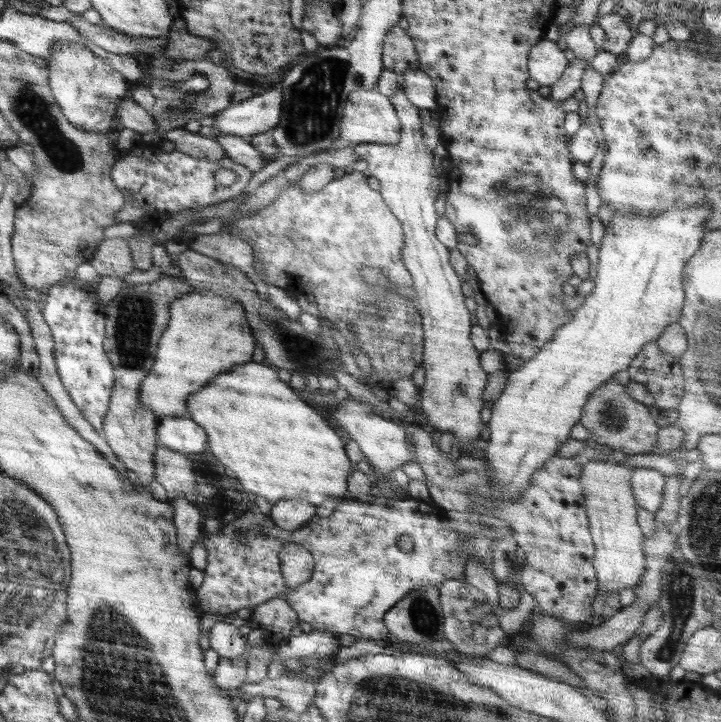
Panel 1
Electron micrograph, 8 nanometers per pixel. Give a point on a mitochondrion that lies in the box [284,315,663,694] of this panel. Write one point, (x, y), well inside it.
(425, 619)

